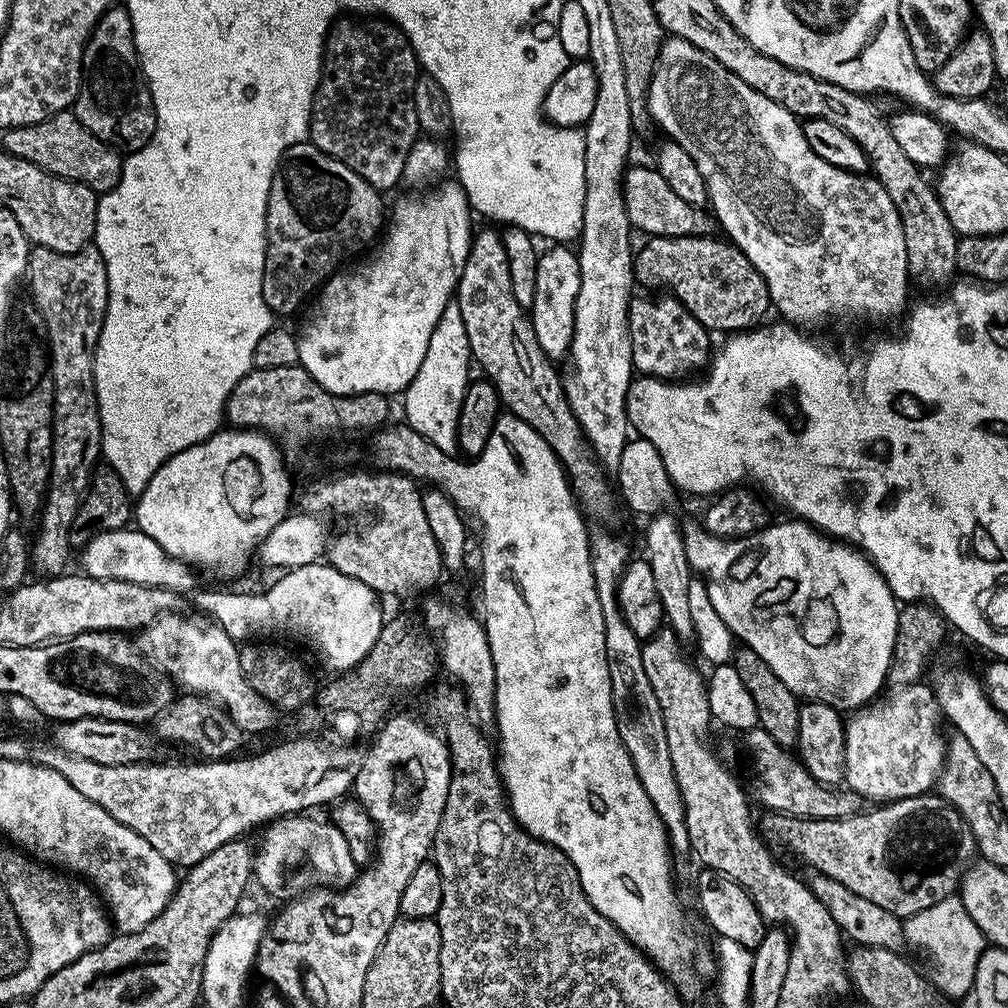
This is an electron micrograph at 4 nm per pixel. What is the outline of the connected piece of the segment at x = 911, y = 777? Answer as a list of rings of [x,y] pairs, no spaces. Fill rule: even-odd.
[[[919,682],[904,687],[897,687],[895,690],[889,691],[888,697],[877,699],[875,702],[863,707],[857,708],[847,717],[844,725],[845,732],[845,768],[843,783],[847,785],[853,792],[857,792],[865,801],[876,800],[872,802],[891,802],[901,800],[902,798],[910,798],[911,796],[922,796],[931,793],[937,787],[940,774],[944,771],[944,754],[946,751],[946,740],[942,735],[940,737],[940,720],[942,724],[942,713],[940,704],[936,700],[935,691],[931,687],[928,688],[924,682]]]

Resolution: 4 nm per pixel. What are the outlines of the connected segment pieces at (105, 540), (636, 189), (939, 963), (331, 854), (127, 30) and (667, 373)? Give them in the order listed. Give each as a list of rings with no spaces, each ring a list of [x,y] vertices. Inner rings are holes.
[[[135,526],[98,534],[89,544],[79,549],[78,556],[81,566],[84,567],[81,568],[83,575],[95,580],[134,582],[138,586],[169,588],[172,592],[181,594],[187,594],[188,591],[191,593],[197,587],[197,573],[189,565],[166,554],[166,550],[162,550],[162,546],[154,542],[154,538],[142,534]]]
[[[631,165],[624,173],[623,198],[626,202],[628,220],[635,231],[654,237],[686,237],[715,235],[718,225],[715,217],[705,209],[685,202],[667,185],[655,167]]]
[[[959,895],[930,906],[930,910],[907,917],[903,925],[905,941],[921,948],[936,967],[936,973],[930,976],[935,991],[940,994],[945,992],[948,996],[964,996],[967,992],[969,995],[976,983],[978,958],[984,953],[986,941],[974,918],[966,914],[966,906],[960,901]]]
[[[293,814],[271,821],[263,829],[264,841],[254,856],[254,880],[272,896],[291,902],[311,893],[315,884],[343,890],[356,879],[358,866],[338,830],[331,822],[311,820],[308,814]]]
[[[127,7],[106,10],[88,35],[88,44],[84,47],[84,78],[80,82],[74,111],[78,122],[82,122],[90,134],[112,148],[131,154],[150,142],[156,129],[156,107],[144,79],[140,55],[136,53],[132,19]]]
[[[671,294],[633,295],[628,302],[628,329],[630,330],[630,350],[632,351],[632,367],[639,375],[653,376],[656,380],[675,381],[677,378],[688,378],[691,372],[703,369],[709,363],[714,352],[713,337],[708,329],[678,302]]]

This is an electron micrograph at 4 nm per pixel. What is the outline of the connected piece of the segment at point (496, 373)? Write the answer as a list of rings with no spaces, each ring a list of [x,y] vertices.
[[[484,228],[473,235],[466,266],[462,270],[460,281],[456,284],[454,302],[458,310],[462,310],[462,323],[466,325],[466,338],[470,342],[472,360],[480,363],[480,368],[484,371],[481,373],[496,387],[501,405],[511,415],[522,418],[522,422],[533,428],[550,446],[550,450],[554,450],[554,454],[564,466],[568,483],[572,485],[573,493],[584,514],[591,519],[593,516],[596,520],[612,519],[616,514],[617,499],[614,497],[613,489],[612,492],[608,489],[608,480],[604,477],[605,469],[600,461],[594,458],[594,453],[588,447],[588,441],[580,430],[580,423],[570,410],[561,373],[556,373],[557,367],[548,359],[542,346],[538,346],[538,338],[534,338],[534,326],[529,313],[522,306],[518,306],[514,298],[514,290],[510,287],[510,266],[506,263],[504,238],[499,231]]]

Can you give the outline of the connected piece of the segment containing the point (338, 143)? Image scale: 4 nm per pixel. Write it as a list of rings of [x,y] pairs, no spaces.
[[[340,18],[324,41],[324,64],[312,96],[312,118],[308,121],[310,142],[330,158],[342,162],[377,190],[392,188],[404,178],[410,150],[416,145],[420,123],[414,110],[414,82],[418,61],[410,42],[395,24],[383,18]]]

